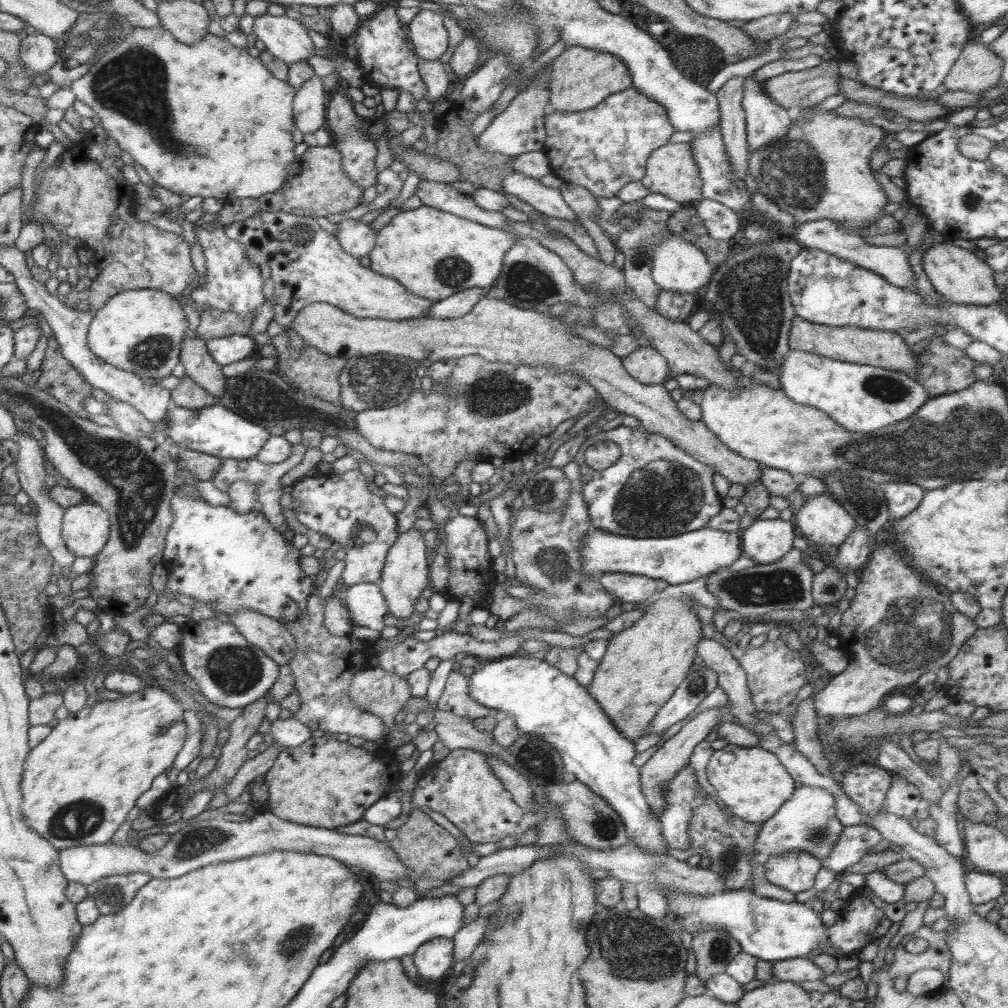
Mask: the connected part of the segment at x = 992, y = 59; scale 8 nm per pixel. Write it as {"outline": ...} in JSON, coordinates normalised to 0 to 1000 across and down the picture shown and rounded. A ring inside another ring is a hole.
{"outline":[[[966,39],[957,44],[954,53],[937,78],[937,85],[943,90],[972,92],[986,86],[995,70],[995,60]]]}

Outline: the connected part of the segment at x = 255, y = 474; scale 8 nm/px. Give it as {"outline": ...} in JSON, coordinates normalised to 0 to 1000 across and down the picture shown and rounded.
{"outline":[[[296,438],[290,440],[290,452],[282,458],[276,458],[272,460],[263,459],[257,457],[256,455],[234,455],[234,454],[223,454],[220,455],[216,467],[211,471],[209,475],[210,480],[220,488],[225,488],[228,485],[228,482],[232,478],[246,478],[254,480],[257,488],[257,504],[261,508],[262,514],[272,522],[272,526],[276,526],[278,530],[282,530],[286,526],[286,519],[284,518],[284,513],[280,511],[280,503],[278,502],[278,493],[282,489],[282,486],[278,483],[278,475],[284,470],[287,466],[290,466],[292,462],[296,462],[300,455],[302,454],[302,449],[304,448],[305,443],[304,439]]]}

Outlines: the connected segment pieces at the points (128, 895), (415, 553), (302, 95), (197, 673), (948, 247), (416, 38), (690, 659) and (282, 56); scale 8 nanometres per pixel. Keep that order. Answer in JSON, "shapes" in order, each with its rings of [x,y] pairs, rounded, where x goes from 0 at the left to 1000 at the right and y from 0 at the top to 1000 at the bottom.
{"shapes":[[[[146,865],[103,870],[96,874],[95,883],[91,885],[89,891],[93,892],[100,908],[115,907],[117,903],[131,895],[137,883],[149,875],[150,871],[151,868]]],[[[413,524],[395,530],[391,541],[387,542],[384,548],[378,569],[379,573],[375,580],[381,589],[383,599],[385,599],[386,608],[391,613],[395,613],[397,617],[403,617],[413,607],[411,601],[413,601],[421,583],[429,580],[426,573],[428,551],[424,549],[421,541],[421,530]]],[[[310,74],[296,86],[291,99],[291,112],[294,127],[301,133],[313,131],[323,125],[323,90],[319,76]]],[[[210,612],[182,619],[179,625],[181,625],[181,634],[179,634],[176,646],[183,658],[182,664],[197,680],[199,688],[216,701],[234,703],[251,698],[257,692],[262,691],[277,673],[276,658],[261,648],[260,644],[249,640],[230,618],[220,617]]],[[[943,240],[927,242],[919,249],[913,249],[916,253],[915,265],[919,269],[919,273],[921,273],[921,278],[925,281],[928,289],[934,292],[938,298],[946,300],[946,302],[956,302],[956,304],[982,304],[984,302],[996,304],[999,289],[994,290],[990,287],[985,267],[972,257],[968,251],[946,244]]],[[[419,10],[405,25],[406,38],[413,53],[425,60],[436,60],[444,50],[444,32],[439,15],[429,10]]],[[[681,590],[653,594],[640,601],[637,613],[603,634],[601,647],[582,685],[618,730],[627,736],[641,727],[653,704],[689,664],[690,639],[699,633],[696,617],[687,605],[690,597],[690,593]]],[[[264,13],[252,17],[251,34],[254,34],[256,43],[262,50],[285,64],[305,61],[312,55],[313,46],[305,28],[297,19]]]]}

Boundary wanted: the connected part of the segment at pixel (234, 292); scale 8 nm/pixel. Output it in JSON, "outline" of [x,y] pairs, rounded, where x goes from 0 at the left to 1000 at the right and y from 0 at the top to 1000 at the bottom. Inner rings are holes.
{"outline":[[[214,220],[201,222],[196,229],[196,239],[202,248],[204,255],[204,282],[189,290],[188,299],[193,301],[196,307],[202,306],[206,302],[208,306],[218,307],[222,310],[232,310],[246,313],[252,312],[262,300],[260,292],[261,278],[259,276],[259,266],[250,263],[243,254],[240,244],[223,234],[222,225]]]}

